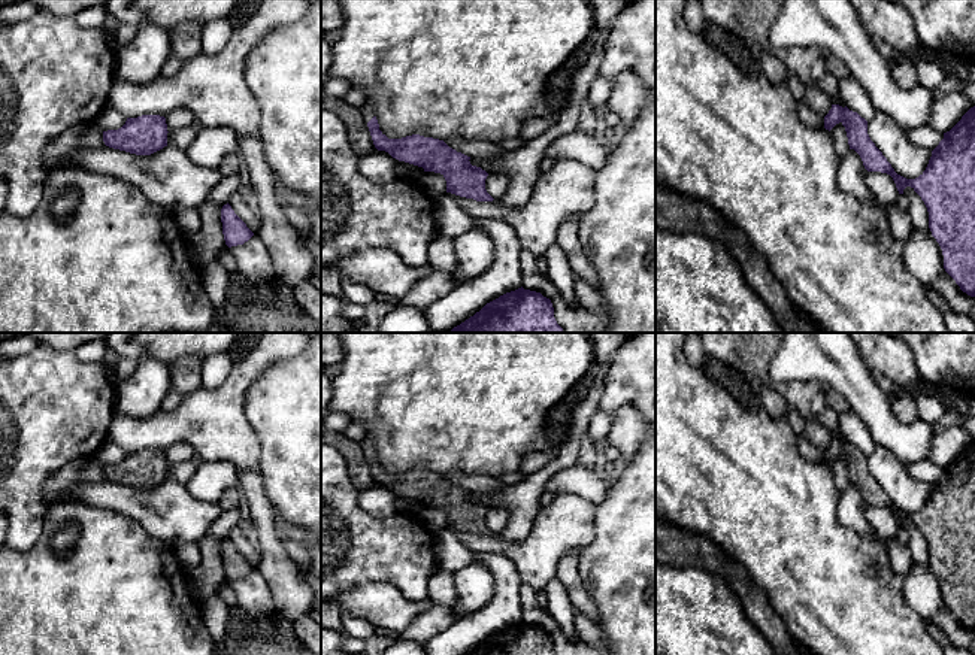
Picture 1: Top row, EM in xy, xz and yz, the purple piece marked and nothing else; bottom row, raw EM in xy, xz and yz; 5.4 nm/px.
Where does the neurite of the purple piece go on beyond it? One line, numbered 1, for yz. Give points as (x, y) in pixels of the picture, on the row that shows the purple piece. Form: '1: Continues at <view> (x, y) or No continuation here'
1: No continuation here

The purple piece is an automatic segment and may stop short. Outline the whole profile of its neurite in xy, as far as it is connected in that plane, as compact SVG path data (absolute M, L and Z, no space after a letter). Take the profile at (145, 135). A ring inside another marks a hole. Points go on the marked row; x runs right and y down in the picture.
M160 115L127 118L118 130L103 131L106 146L136 155L151 155L167 146L167 124Z

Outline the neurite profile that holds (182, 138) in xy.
M188 125L179 130L167 133L167 145L173 145L181 149L187 149L196 139L199 133L197 125Z

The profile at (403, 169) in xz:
M394 158L394 164L396 164L396 172L397 176L402 179L411 179L414 182L418 182L423 172L418 170L414 164L405 163L405 161L399 161Z

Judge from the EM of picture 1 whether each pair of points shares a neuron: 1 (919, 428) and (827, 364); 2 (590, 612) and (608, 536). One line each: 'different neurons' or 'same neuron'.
1: same neuron
2: different neurons

